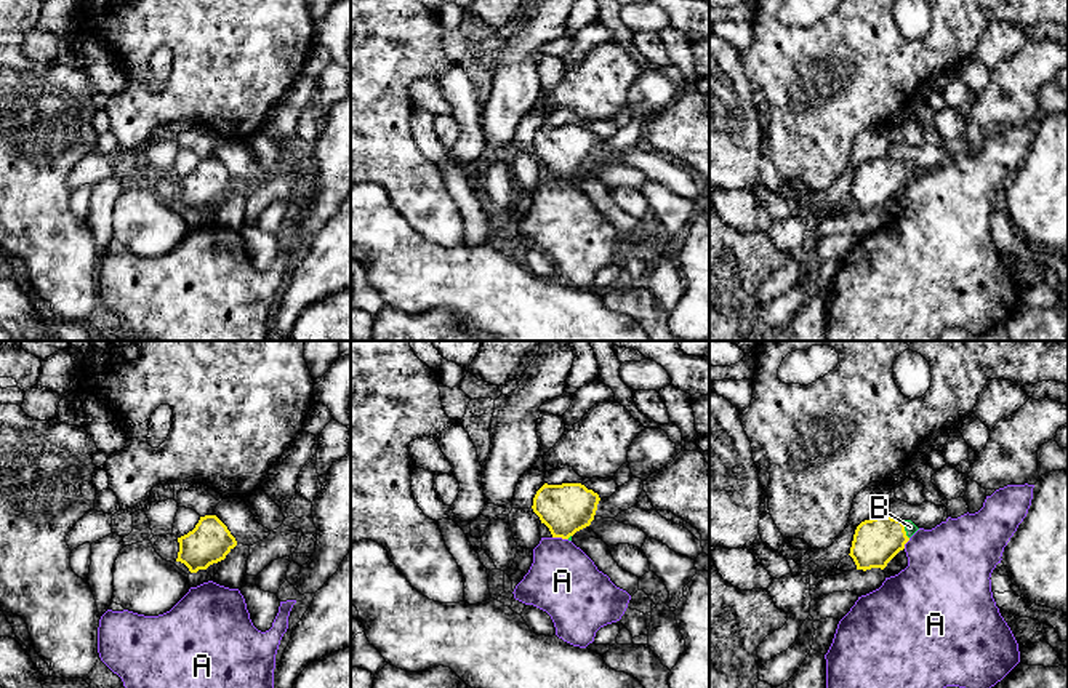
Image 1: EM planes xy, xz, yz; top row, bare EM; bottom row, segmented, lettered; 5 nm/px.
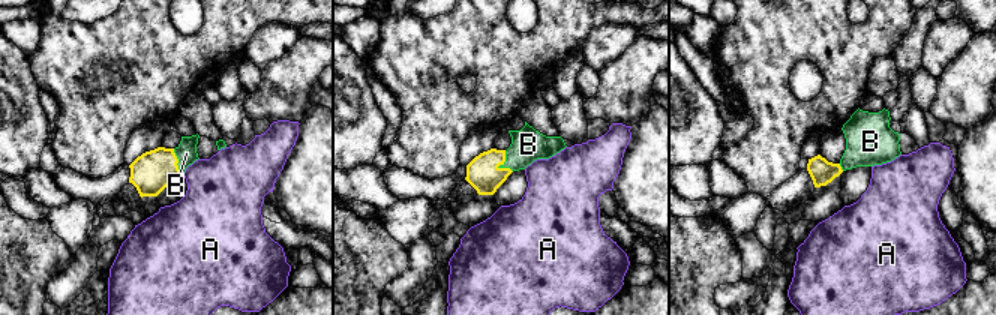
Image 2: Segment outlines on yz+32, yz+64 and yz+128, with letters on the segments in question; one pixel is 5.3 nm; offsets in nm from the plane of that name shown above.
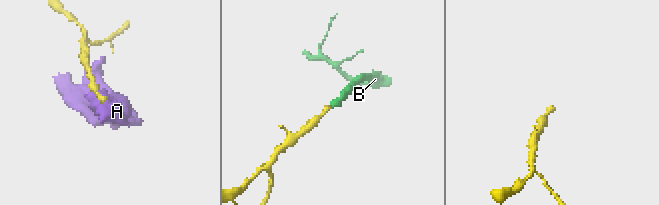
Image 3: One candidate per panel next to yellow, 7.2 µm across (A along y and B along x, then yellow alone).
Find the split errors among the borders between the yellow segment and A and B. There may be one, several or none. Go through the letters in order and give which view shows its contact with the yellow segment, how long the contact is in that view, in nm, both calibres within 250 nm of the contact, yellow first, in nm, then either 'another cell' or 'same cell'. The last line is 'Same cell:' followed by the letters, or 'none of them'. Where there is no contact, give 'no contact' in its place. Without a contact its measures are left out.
A: contact in xz; length 80 nm; calibres 260 and 360 nm; another cell
B: contact in yz; length 90 nm; calibres 240 and 60 nm; same cell
Same cell: B

